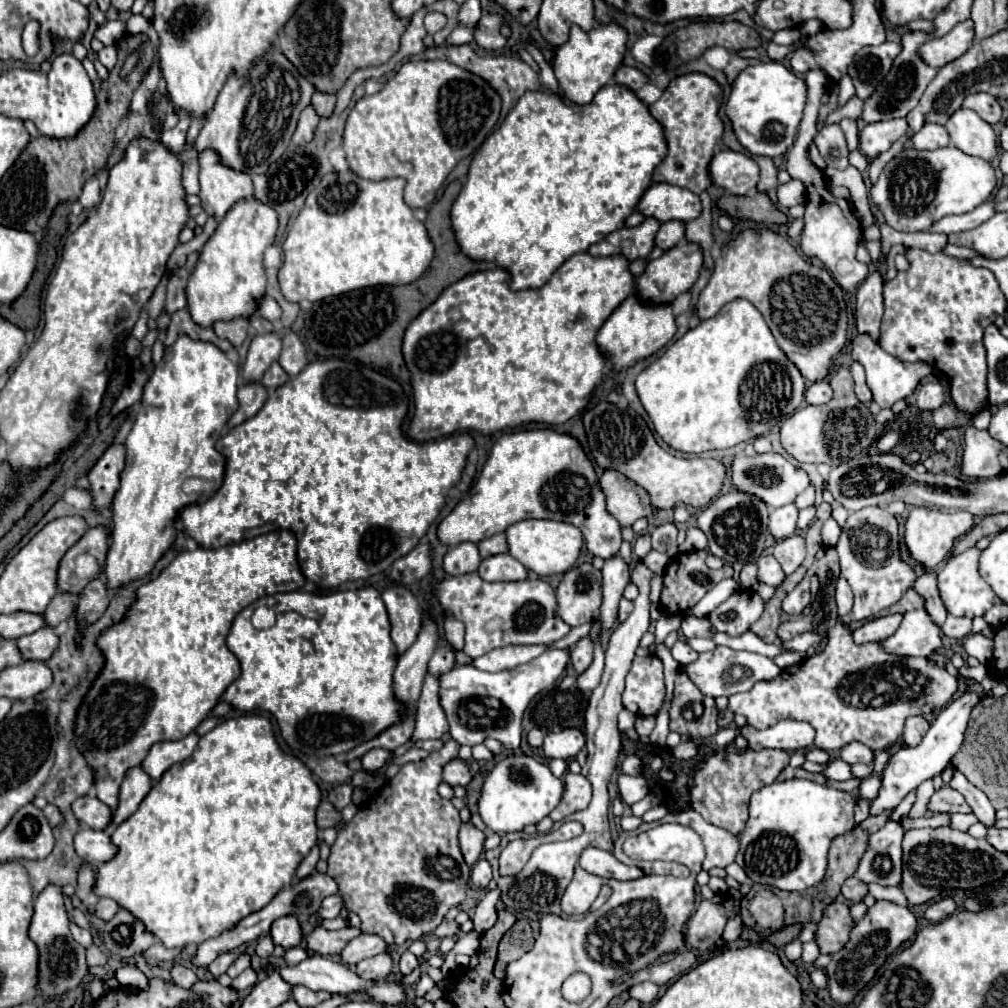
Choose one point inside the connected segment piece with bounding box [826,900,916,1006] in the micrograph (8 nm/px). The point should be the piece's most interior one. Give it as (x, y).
(886, 925)

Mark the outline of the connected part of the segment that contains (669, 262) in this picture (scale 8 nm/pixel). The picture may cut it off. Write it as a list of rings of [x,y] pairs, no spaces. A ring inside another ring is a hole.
[[[678,244],[680,248],[670,248],[660,258],[648,262],[646,270],[636,278],[636,296],[646,304],[670,304],[682,292],[688,292],[696,282],[702,268],[702,250],[694,244]]]

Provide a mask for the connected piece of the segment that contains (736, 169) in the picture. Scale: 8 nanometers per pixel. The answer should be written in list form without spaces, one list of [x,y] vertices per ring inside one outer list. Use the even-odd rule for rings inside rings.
[[[732,150],[716,152],[710,160],[708,174],[714,186],[720,186],[736,196],[754,192],[758,182],[756,162],[750,156]]]

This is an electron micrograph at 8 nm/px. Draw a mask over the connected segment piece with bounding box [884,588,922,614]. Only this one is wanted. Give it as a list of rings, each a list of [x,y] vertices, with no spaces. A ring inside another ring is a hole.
[[[910,588],[896,604],[886,608],[884,614],[904,614],[904,612],[910,612],[910,610],[916,610],[916,608],[922,608],[922,598],[916,594],[914,588]]]

